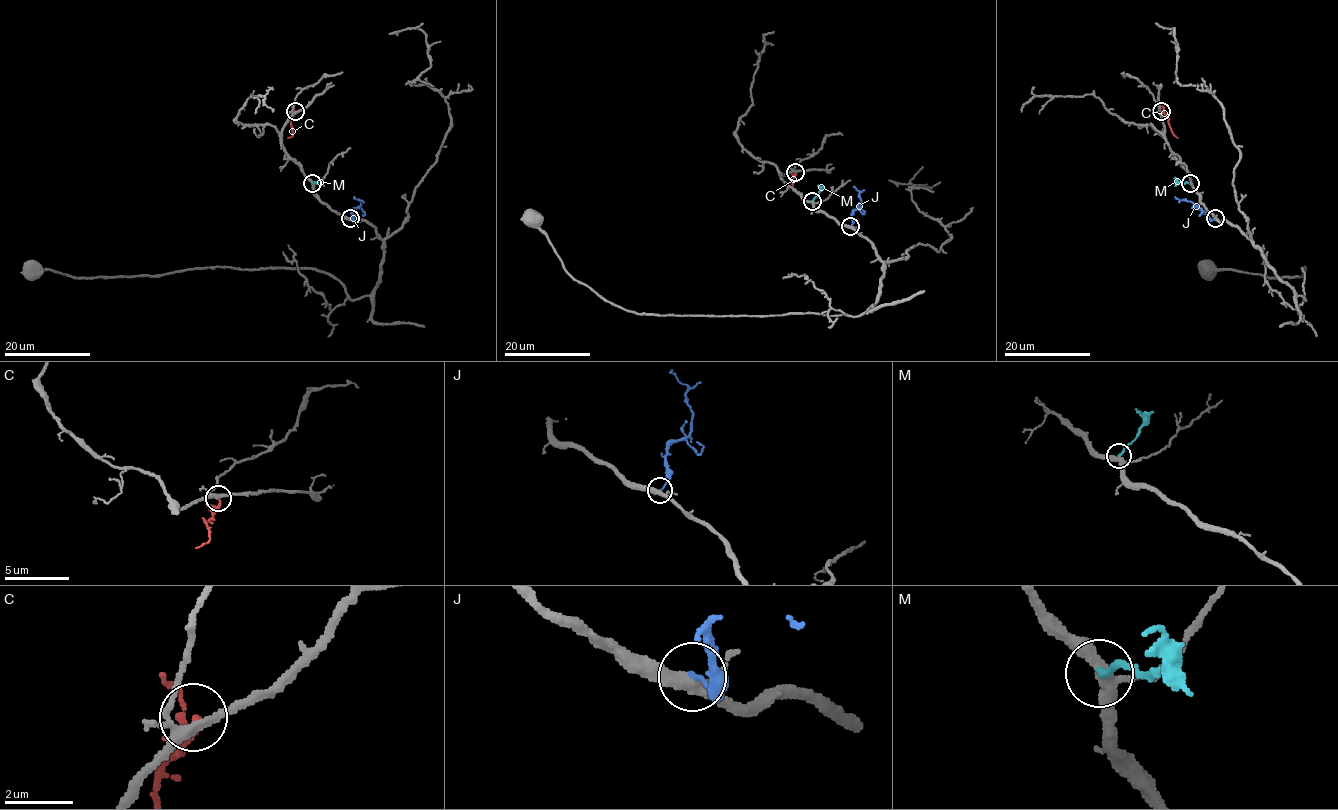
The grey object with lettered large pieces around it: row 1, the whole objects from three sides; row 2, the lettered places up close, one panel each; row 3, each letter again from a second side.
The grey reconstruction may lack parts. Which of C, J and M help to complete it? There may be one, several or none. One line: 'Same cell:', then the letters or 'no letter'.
Same cell: M

